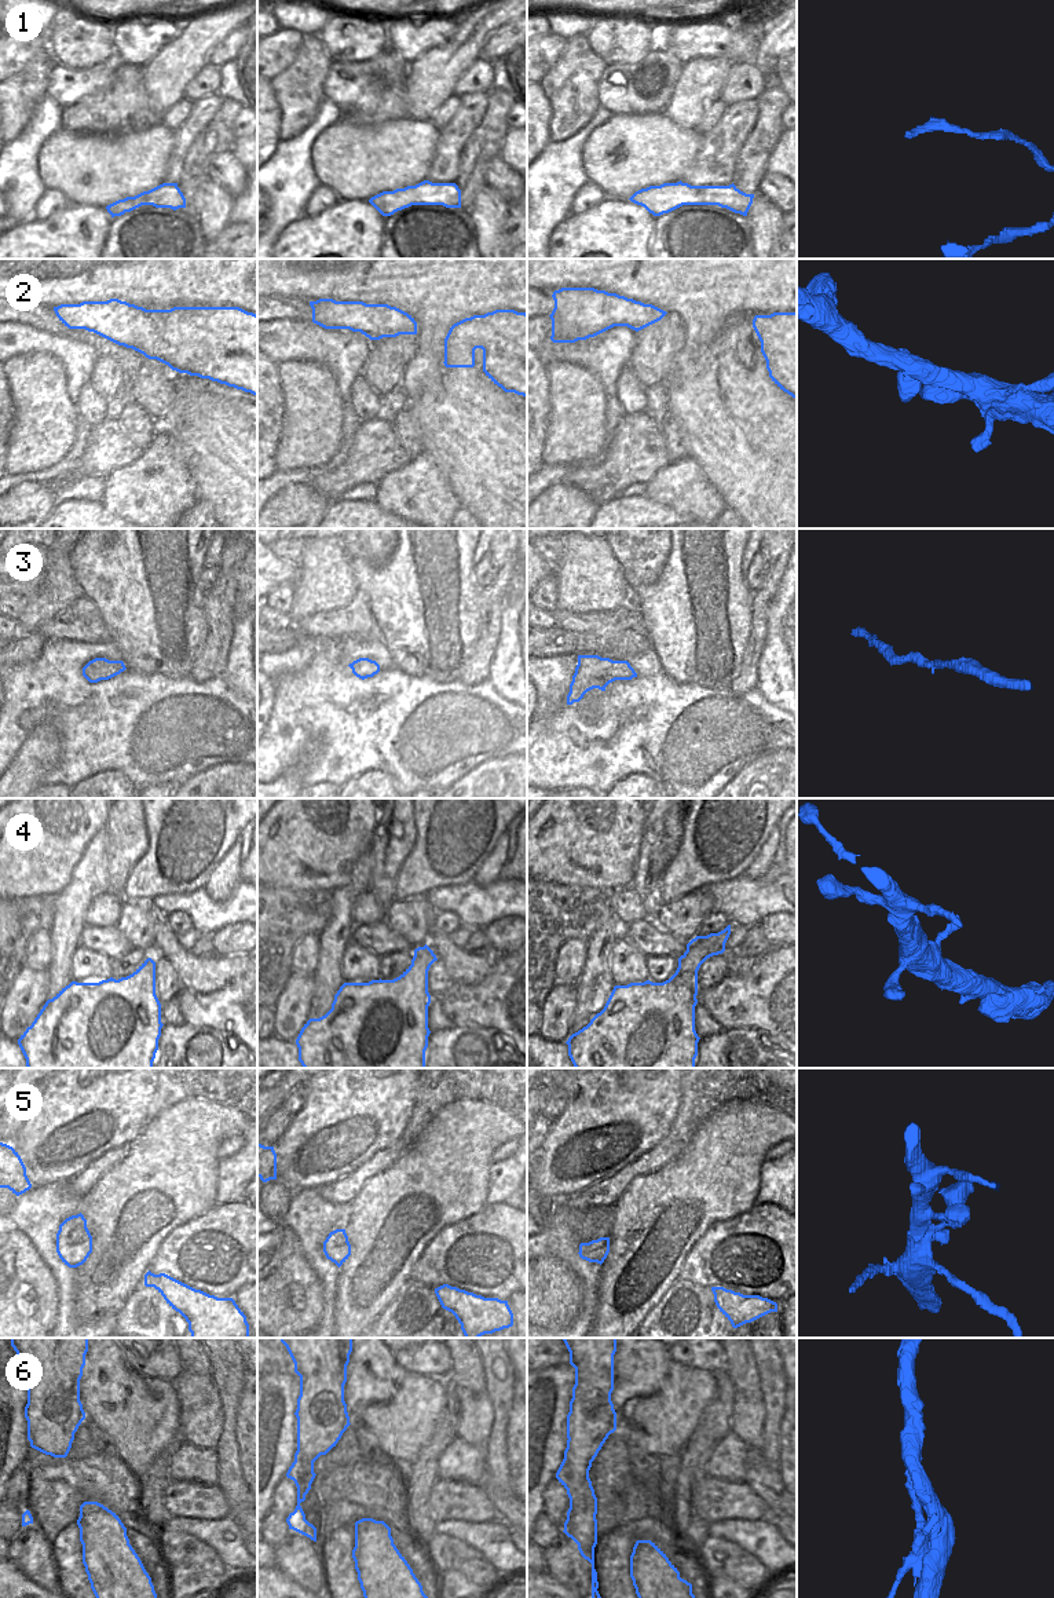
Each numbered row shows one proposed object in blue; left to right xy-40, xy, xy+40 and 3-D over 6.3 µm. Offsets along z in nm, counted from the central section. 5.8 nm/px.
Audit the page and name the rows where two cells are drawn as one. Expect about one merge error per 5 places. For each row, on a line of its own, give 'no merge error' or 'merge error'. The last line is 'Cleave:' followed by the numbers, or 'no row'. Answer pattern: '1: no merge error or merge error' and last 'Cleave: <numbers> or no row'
1: merge error
2: no merge error
3: no merge error
4: no merge error
5: no merge error
6: merge error
Cleave: 1, 6

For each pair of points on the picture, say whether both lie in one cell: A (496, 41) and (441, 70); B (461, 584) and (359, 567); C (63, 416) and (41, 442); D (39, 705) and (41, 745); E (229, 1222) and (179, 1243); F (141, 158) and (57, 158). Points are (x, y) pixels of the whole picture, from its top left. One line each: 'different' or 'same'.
A: different
B: same
C: same
D: different
E: same
F: same

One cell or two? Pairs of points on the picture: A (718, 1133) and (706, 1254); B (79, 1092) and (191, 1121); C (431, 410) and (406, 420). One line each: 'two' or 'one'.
A: two
B: two
C: two

